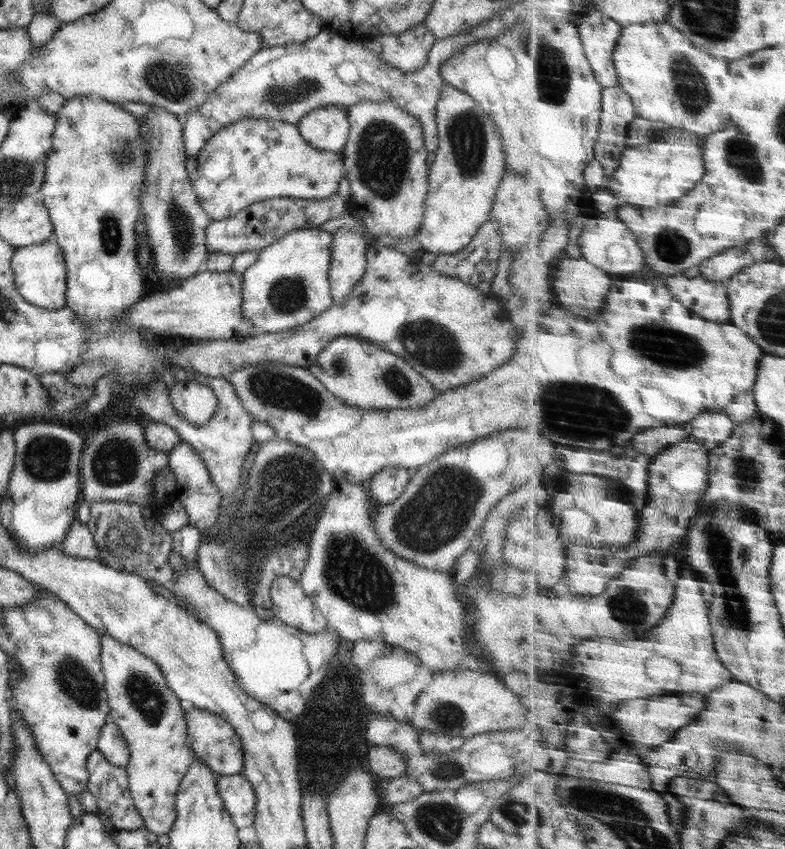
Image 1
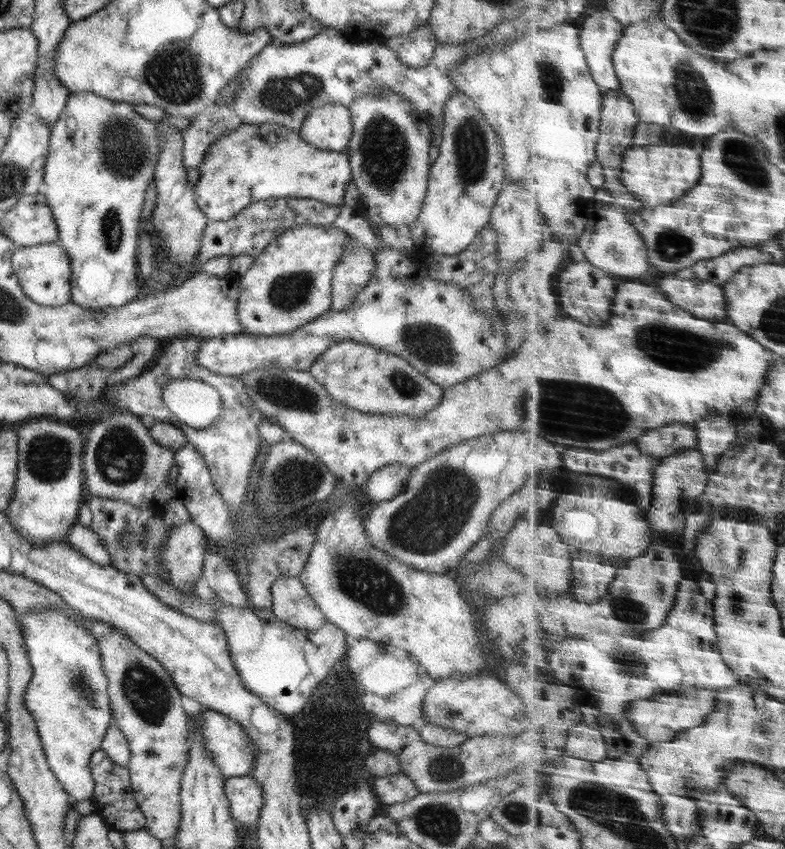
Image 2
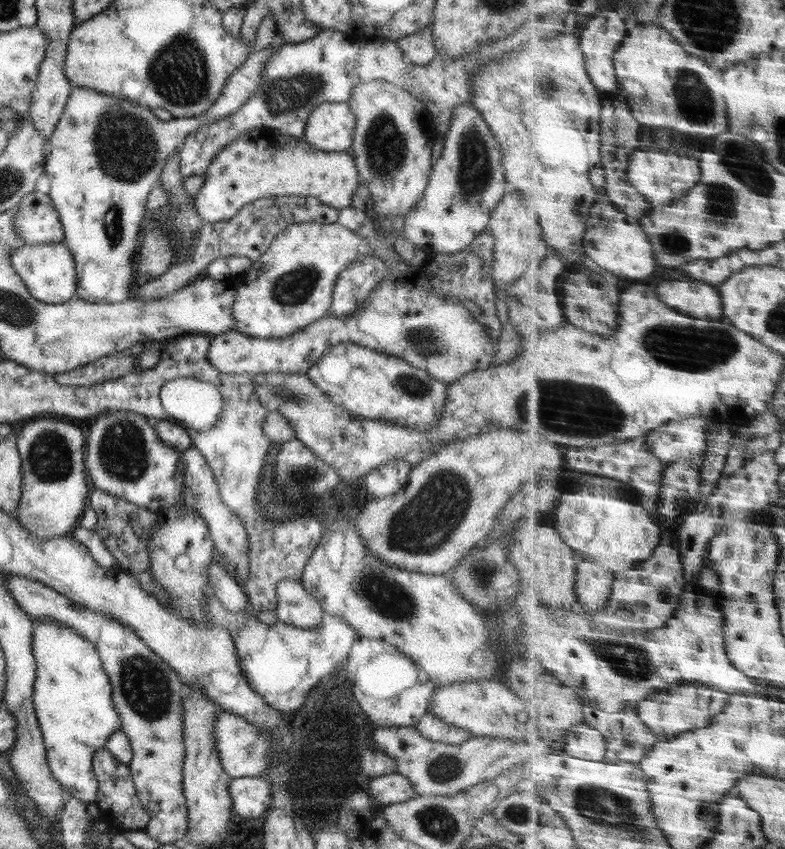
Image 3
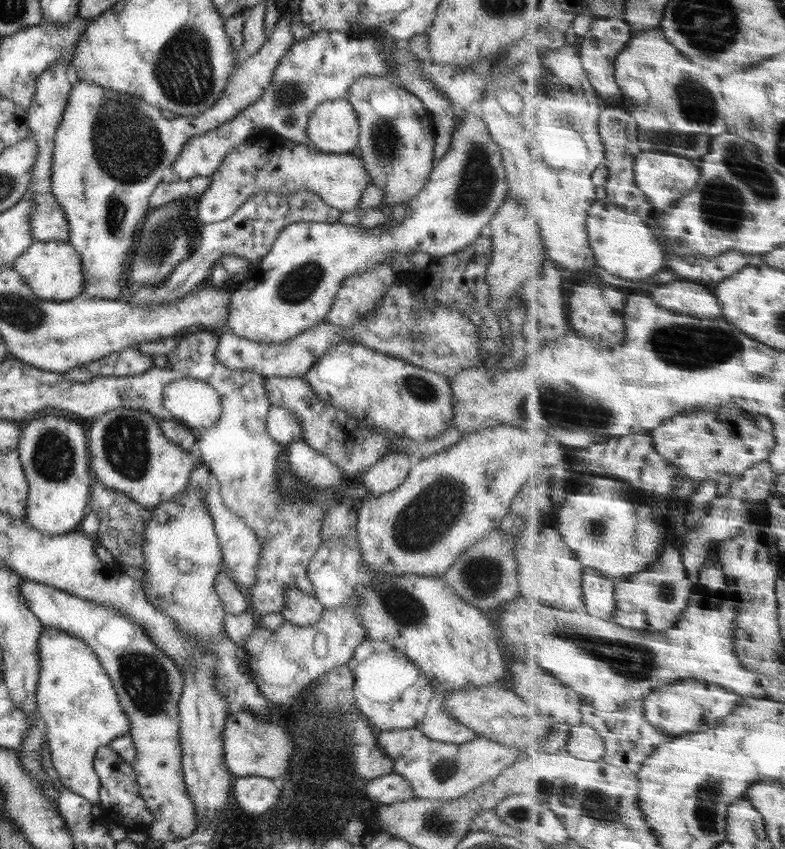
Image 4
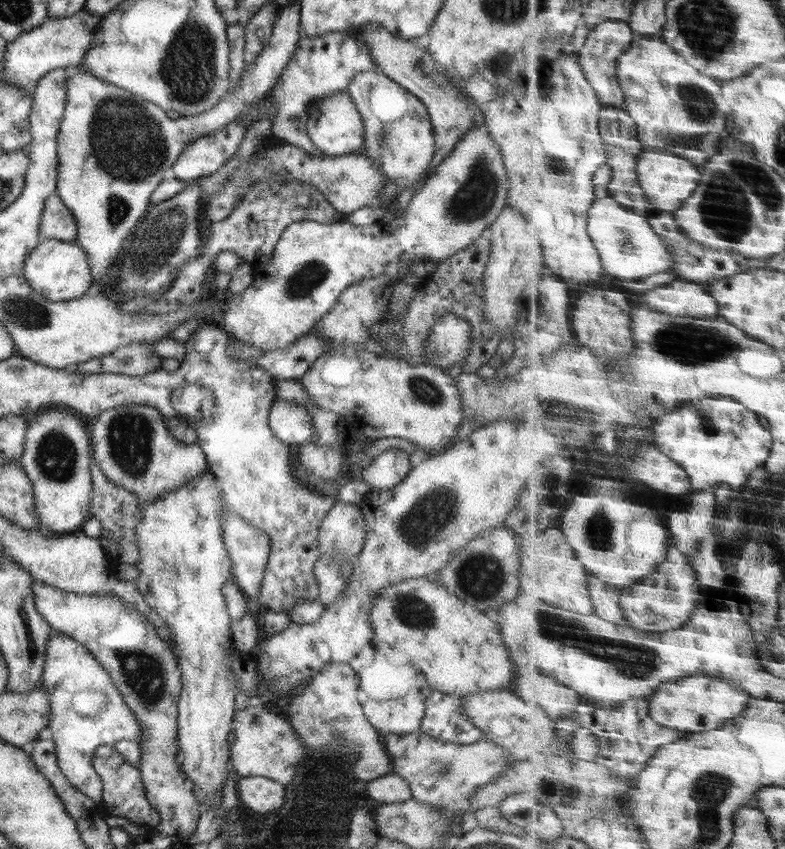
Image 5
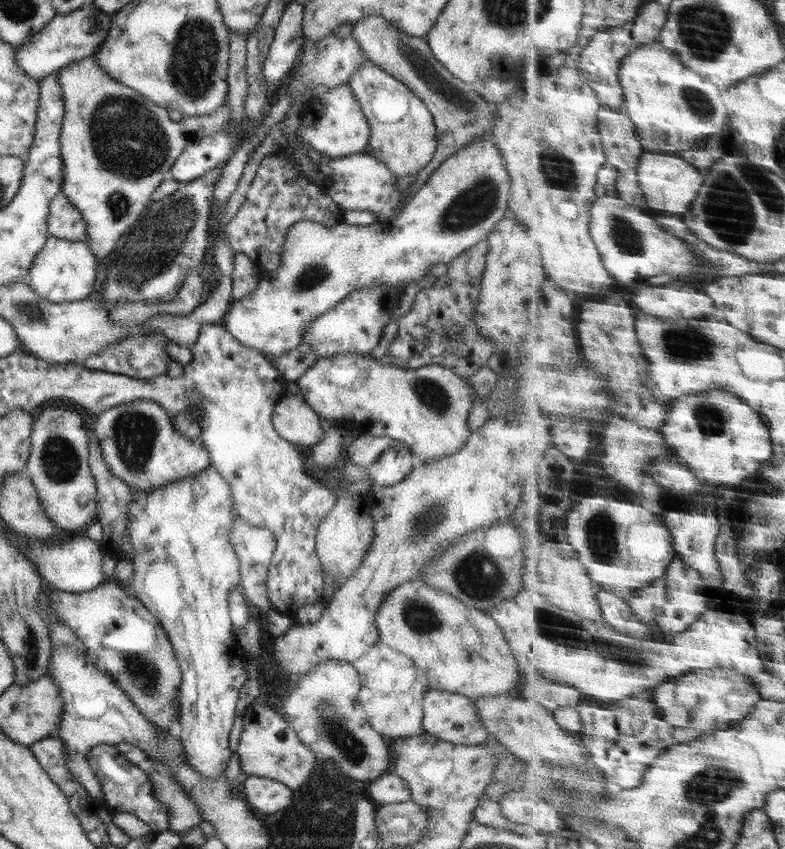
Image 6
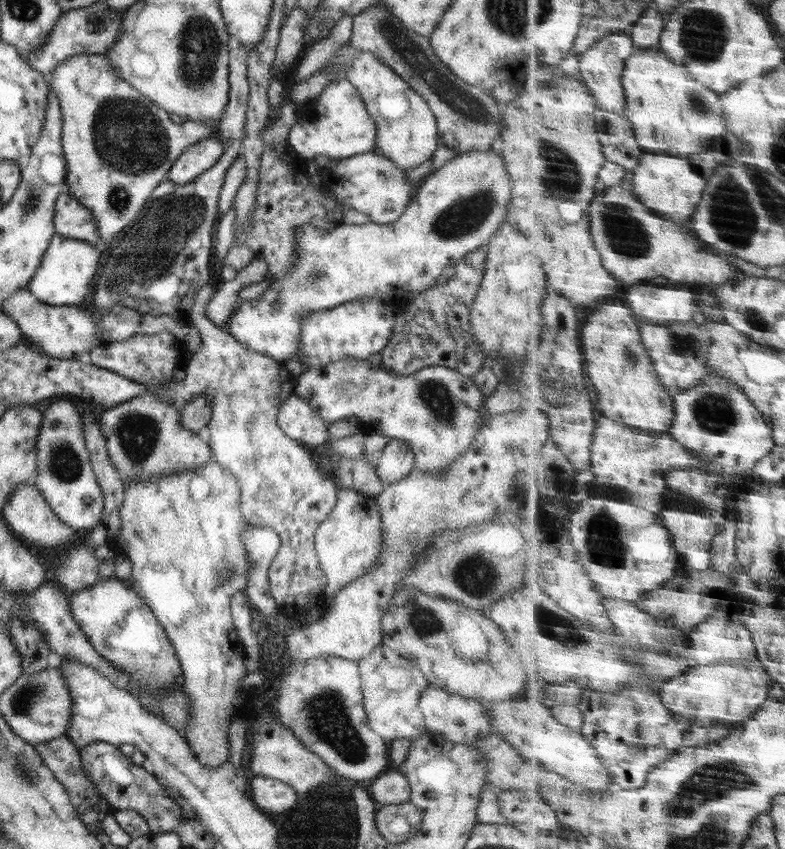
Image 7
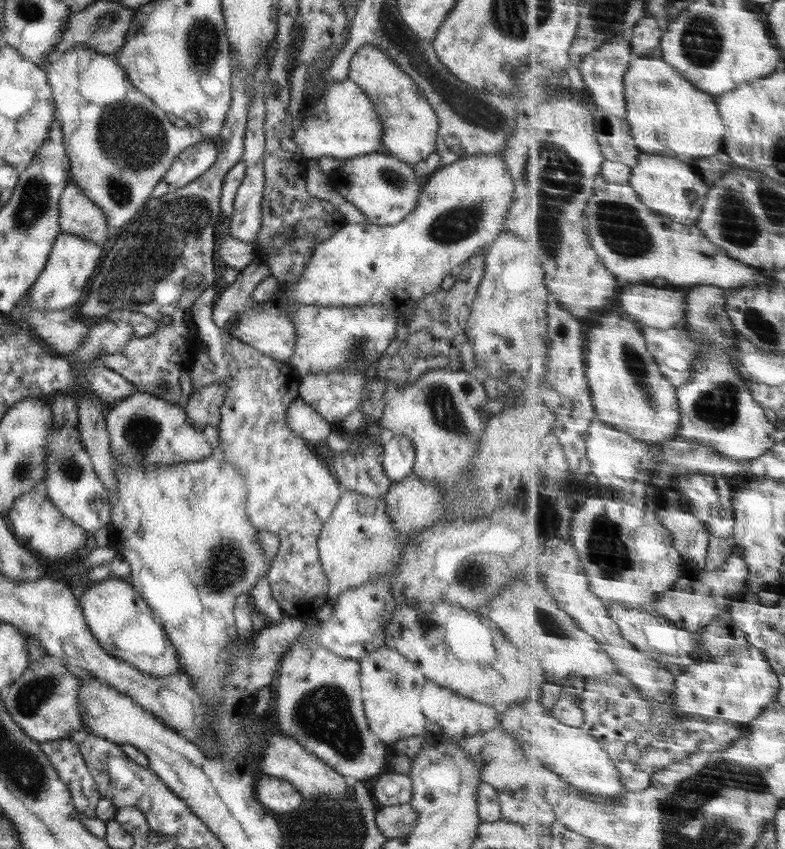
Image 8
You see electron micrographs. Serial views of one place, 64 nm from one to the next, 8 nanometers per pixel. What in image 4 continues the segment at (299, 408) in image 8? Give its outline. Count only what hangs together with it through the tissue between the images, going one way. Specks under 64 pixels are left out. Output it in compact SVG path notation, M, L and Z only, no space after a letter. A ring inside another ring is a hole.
M269 406L265 427L267 435L281 446L303 440L301 439L303 429L299 427L299 420L286 408Z

